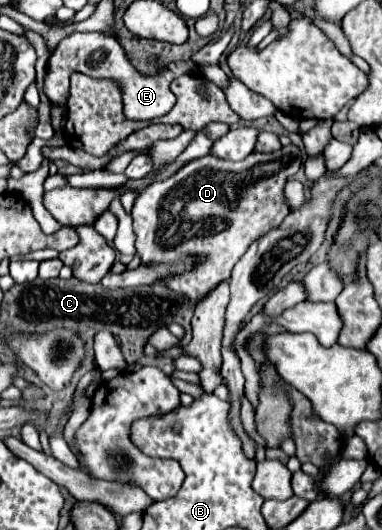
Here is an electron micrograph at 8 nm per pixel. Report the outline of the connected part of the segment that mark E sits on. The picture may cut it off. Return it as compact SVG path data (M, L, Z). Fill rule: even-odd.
M71 33L67 35L53 51L53 55L47 61L45 67L45 95L49 97L49 101L53 105L61 105L65 107L67 97L69 97L69 75L79 71L85 73L89 77L107 77L107 79L115 79L119 81L122 88L123 112L130 120L152 120L155 117L161 117L165 113L171 111L175 97L169 91L169 83L183 75L183 73L193 73L193 69L197 71L197 67L193 65L193 61L186 60L183 62L170 62L159 71L157 75L143 75L139 73L131 61L127 59L125 51L121 49L121 45L117 43L115 37L105 35L105 33Z

